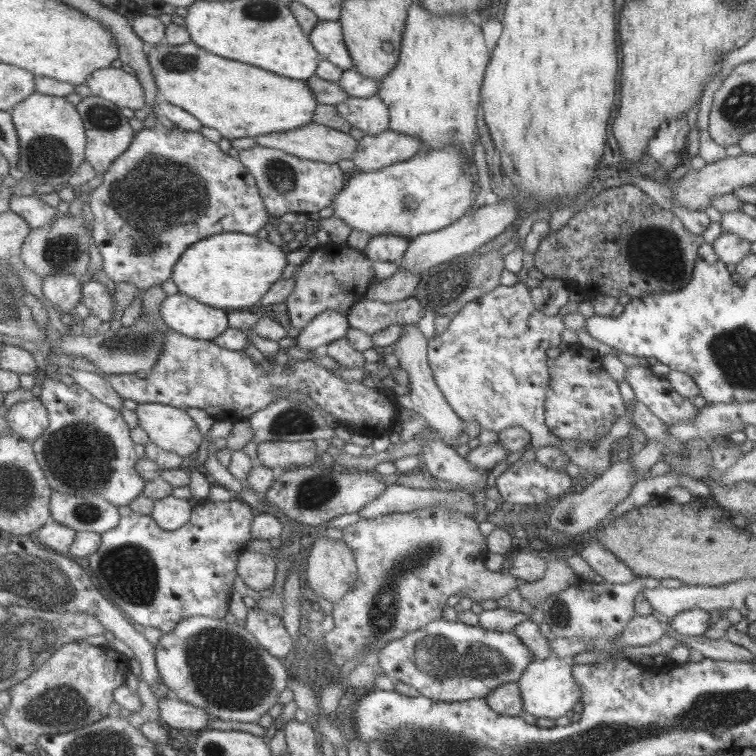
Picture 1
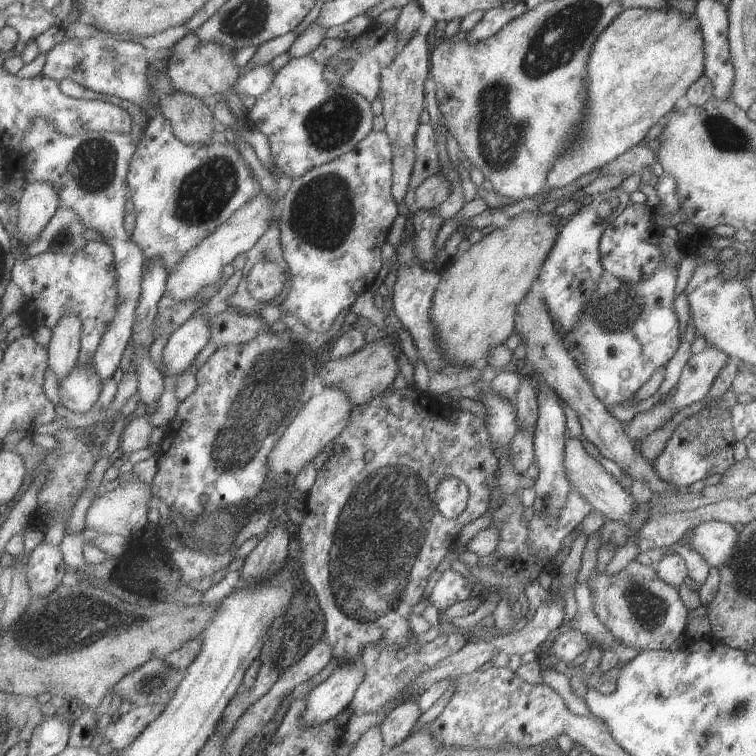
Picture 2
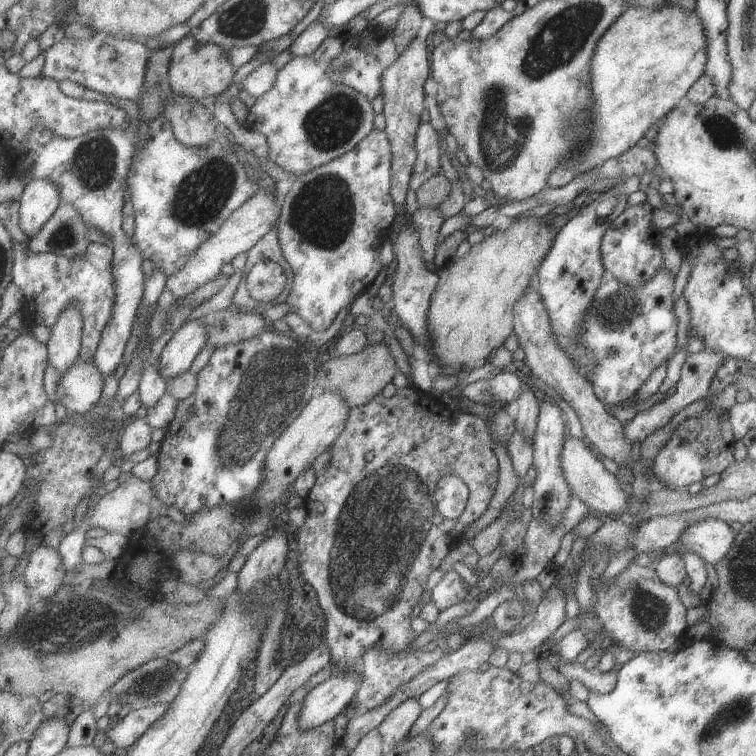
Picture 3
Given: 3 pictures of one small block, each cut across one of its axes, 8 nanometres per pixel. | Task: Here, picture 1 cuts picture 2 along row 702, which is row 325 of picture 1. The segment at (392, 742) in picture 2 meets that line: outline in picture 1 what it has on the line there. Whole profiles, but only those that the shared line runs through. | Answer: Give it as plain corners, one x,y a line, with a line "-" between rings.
417,324
404,325
405,334
401,336
401,340
394,346
394,352
392,353
398,358
400,362
400,368
404,369
410,378
410,392
407,396
397,396
396,402
398,406
411,410
417,413
427,421
433,429
435,429
441,438
452,447
455,446
455,440
457,436
464,432
465,422
459,414
451,408
449,401
445,397
445,393
439,388
439,384
435,379
433,368
429,363
429,346
430,340
425,338
425,334
419,330

